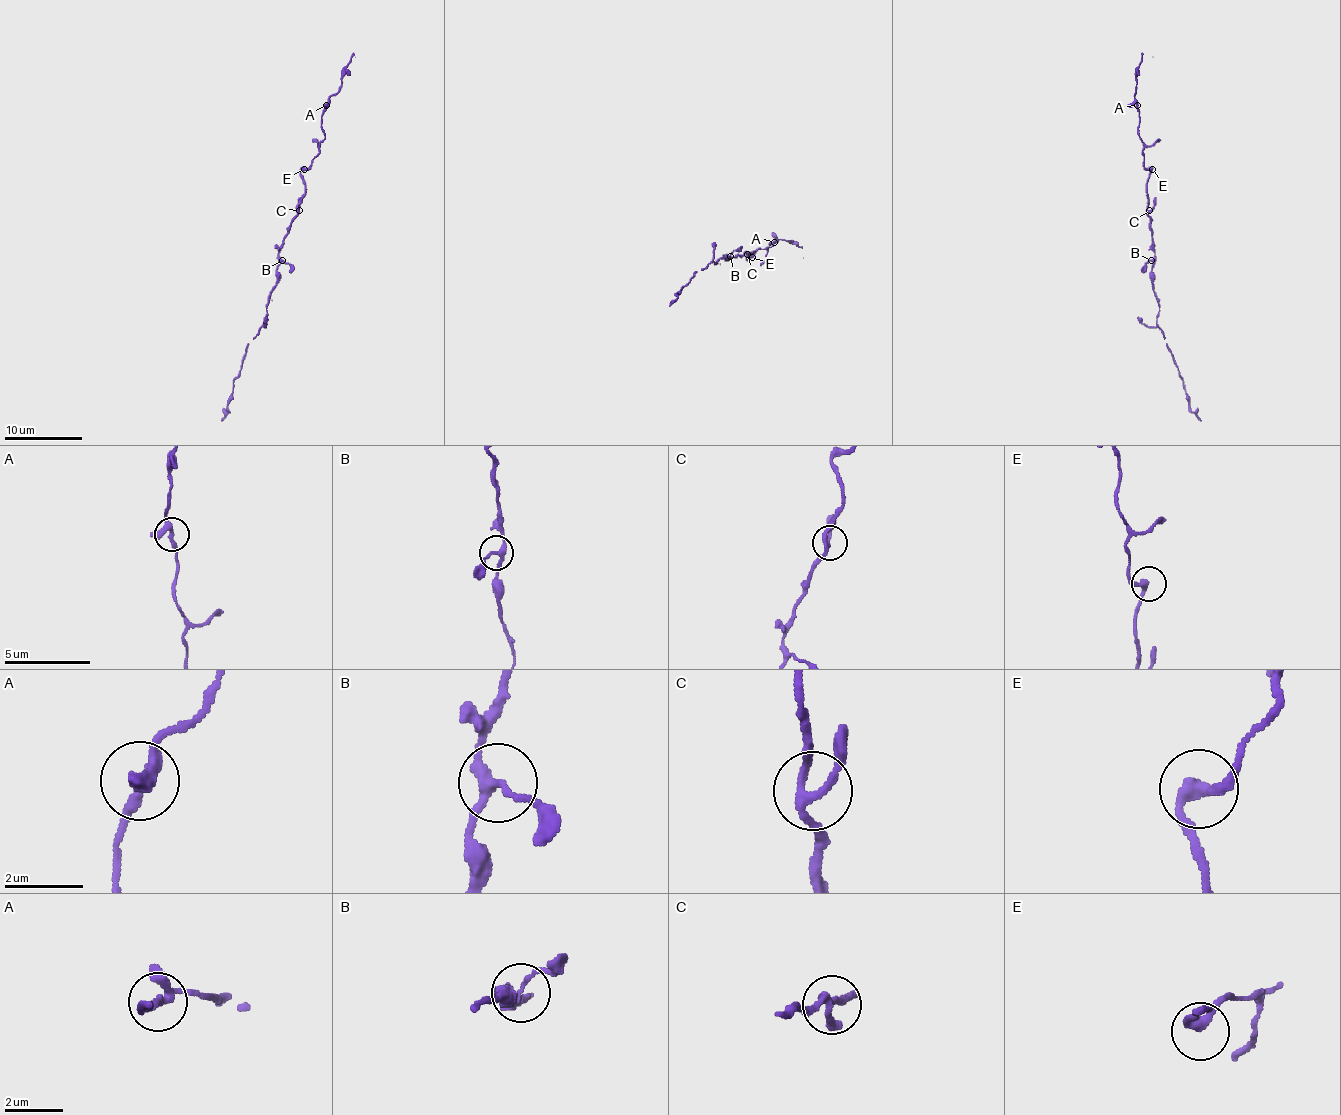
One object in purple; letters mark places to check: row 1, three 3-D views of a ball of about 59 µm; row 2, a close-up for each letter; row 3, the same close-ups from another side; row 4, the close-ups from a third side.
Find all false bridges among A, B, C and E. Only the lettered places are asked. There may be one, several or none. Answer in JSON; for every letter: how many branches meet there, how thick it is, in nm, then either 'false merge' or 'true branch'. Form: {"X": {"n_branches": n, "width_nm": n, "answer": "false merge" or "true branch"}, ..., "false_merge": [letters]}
{"A": {"n_branches": 3, "width_nm": 240, "answer": "true branch"}, "B": {"n_branches": 3, "width_nm": 220, "answer": "true branch"}, "C": {"n_branches": 3, "width_nm": 190, "answer": "true branch"}, "E": {"n_branches": 2, "width_nm": 320, "answer": "true branch"}, "false_merge": []}

